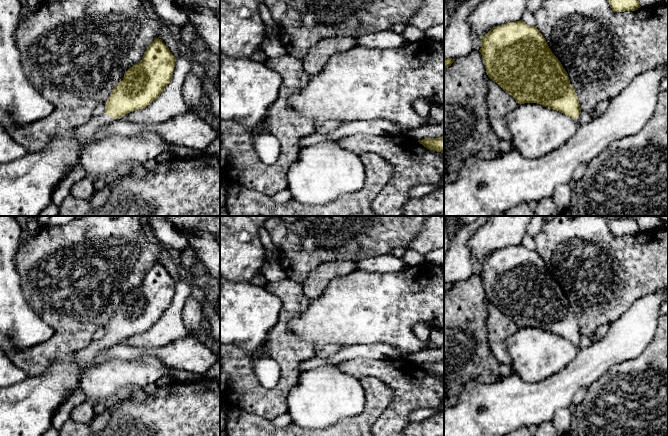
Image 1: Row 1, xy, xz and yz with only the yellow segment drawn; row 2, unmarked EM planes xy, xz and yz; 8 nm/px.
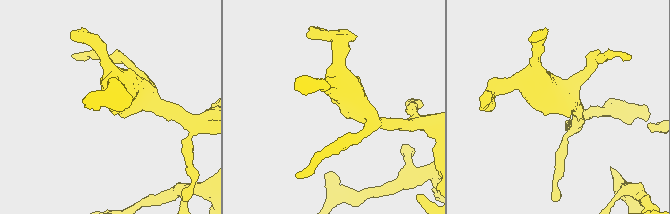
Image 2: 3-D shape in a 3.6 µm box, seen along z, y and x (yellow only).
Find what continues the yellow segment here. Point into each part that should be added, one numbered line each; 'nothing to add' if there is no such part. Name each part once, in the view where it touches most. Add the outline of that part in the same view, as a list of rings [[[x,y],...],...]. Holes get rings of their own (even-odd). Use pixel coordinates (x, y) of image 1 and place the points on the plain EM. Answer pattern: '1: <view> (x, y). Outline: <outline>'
1: xy (86, 355). Outline: [[[109,338],[93,341],[86,348],[77,352],[76,359],[79,364],[85,365],[96,358],[103,350],[113,346],[114,344],[116,343],[112,342]]]

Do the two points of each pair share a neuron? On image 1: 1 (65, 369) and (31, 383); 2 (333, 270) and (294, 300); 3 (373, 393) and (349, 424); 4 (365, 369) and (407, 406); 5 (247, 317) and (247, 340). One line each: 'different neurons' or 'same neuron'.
1: same neuron
2: different neurons
3: same neuron
4: same neuron
5: same neuron

